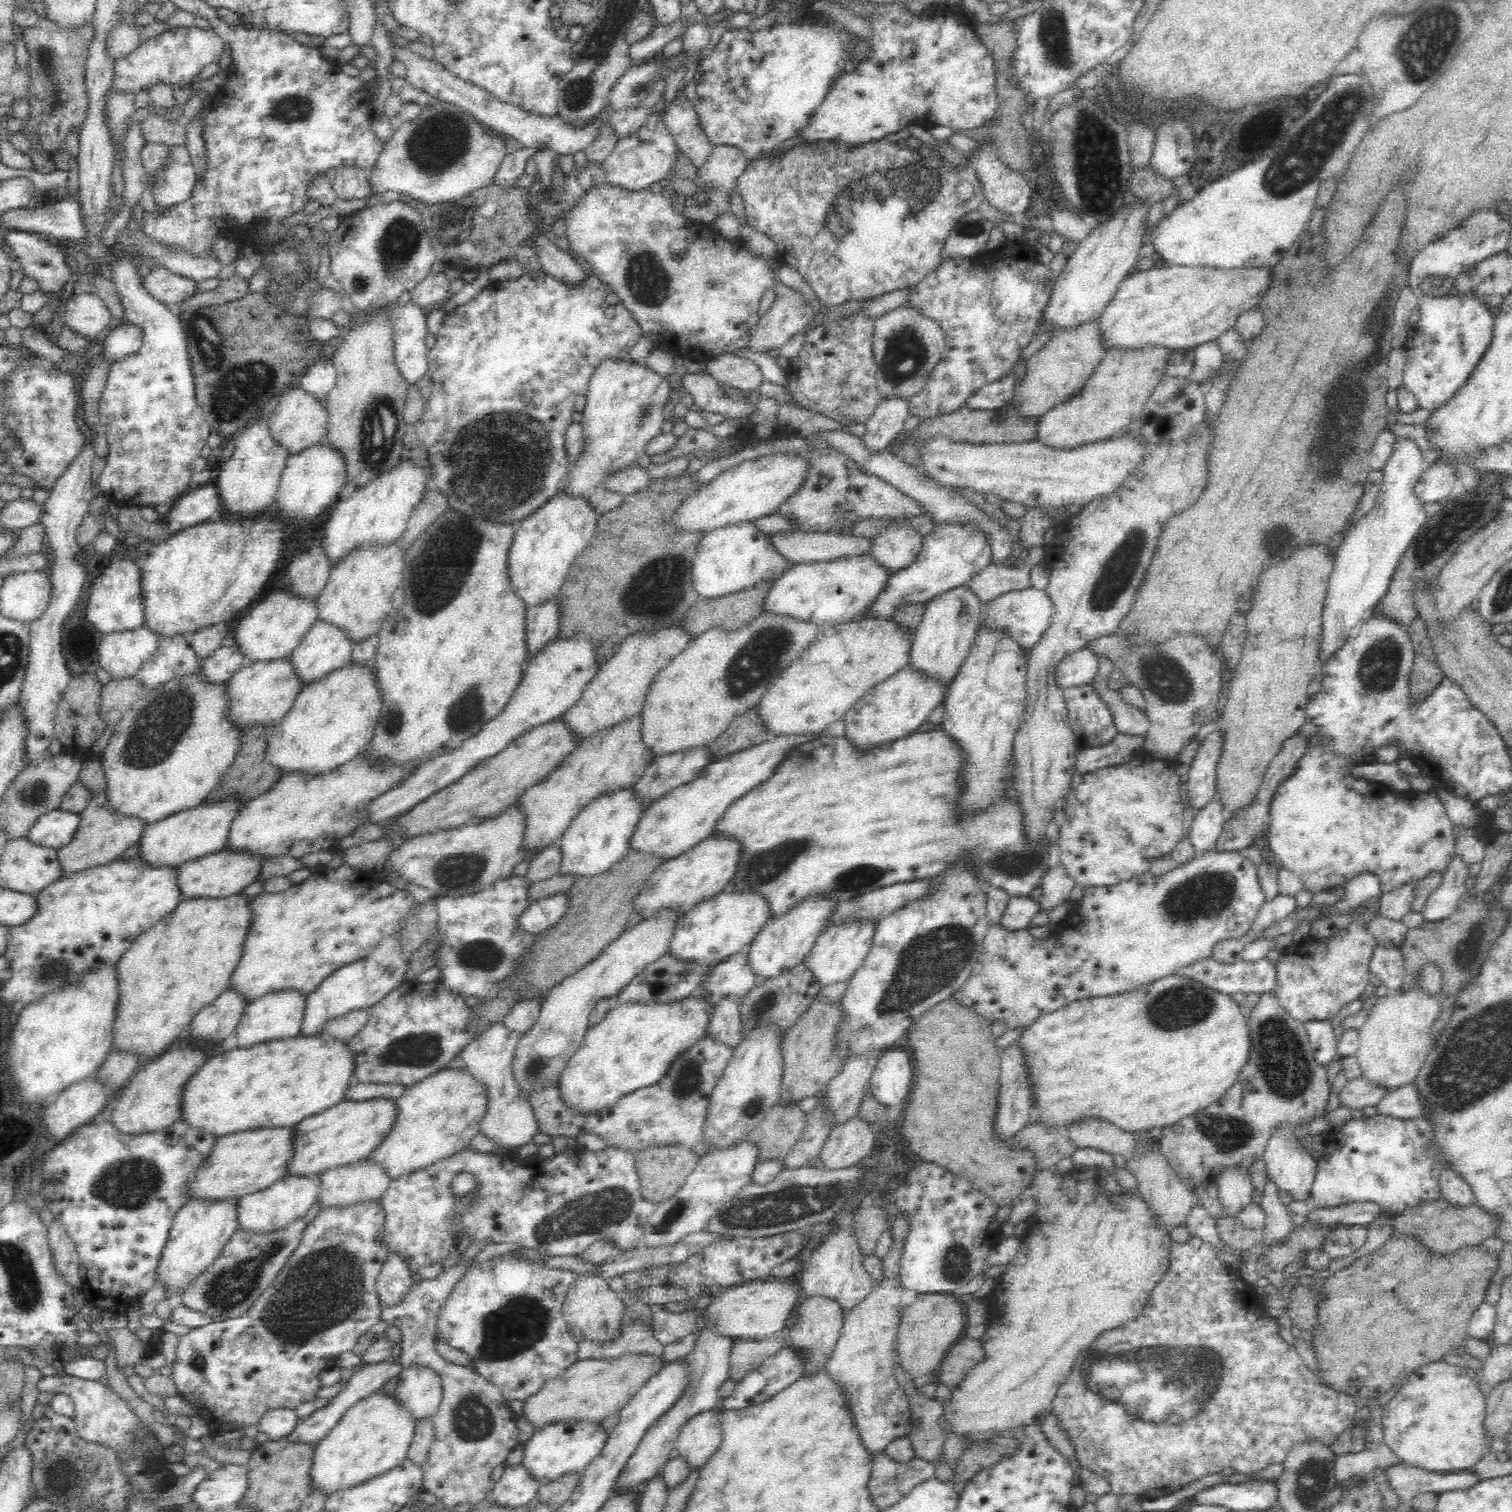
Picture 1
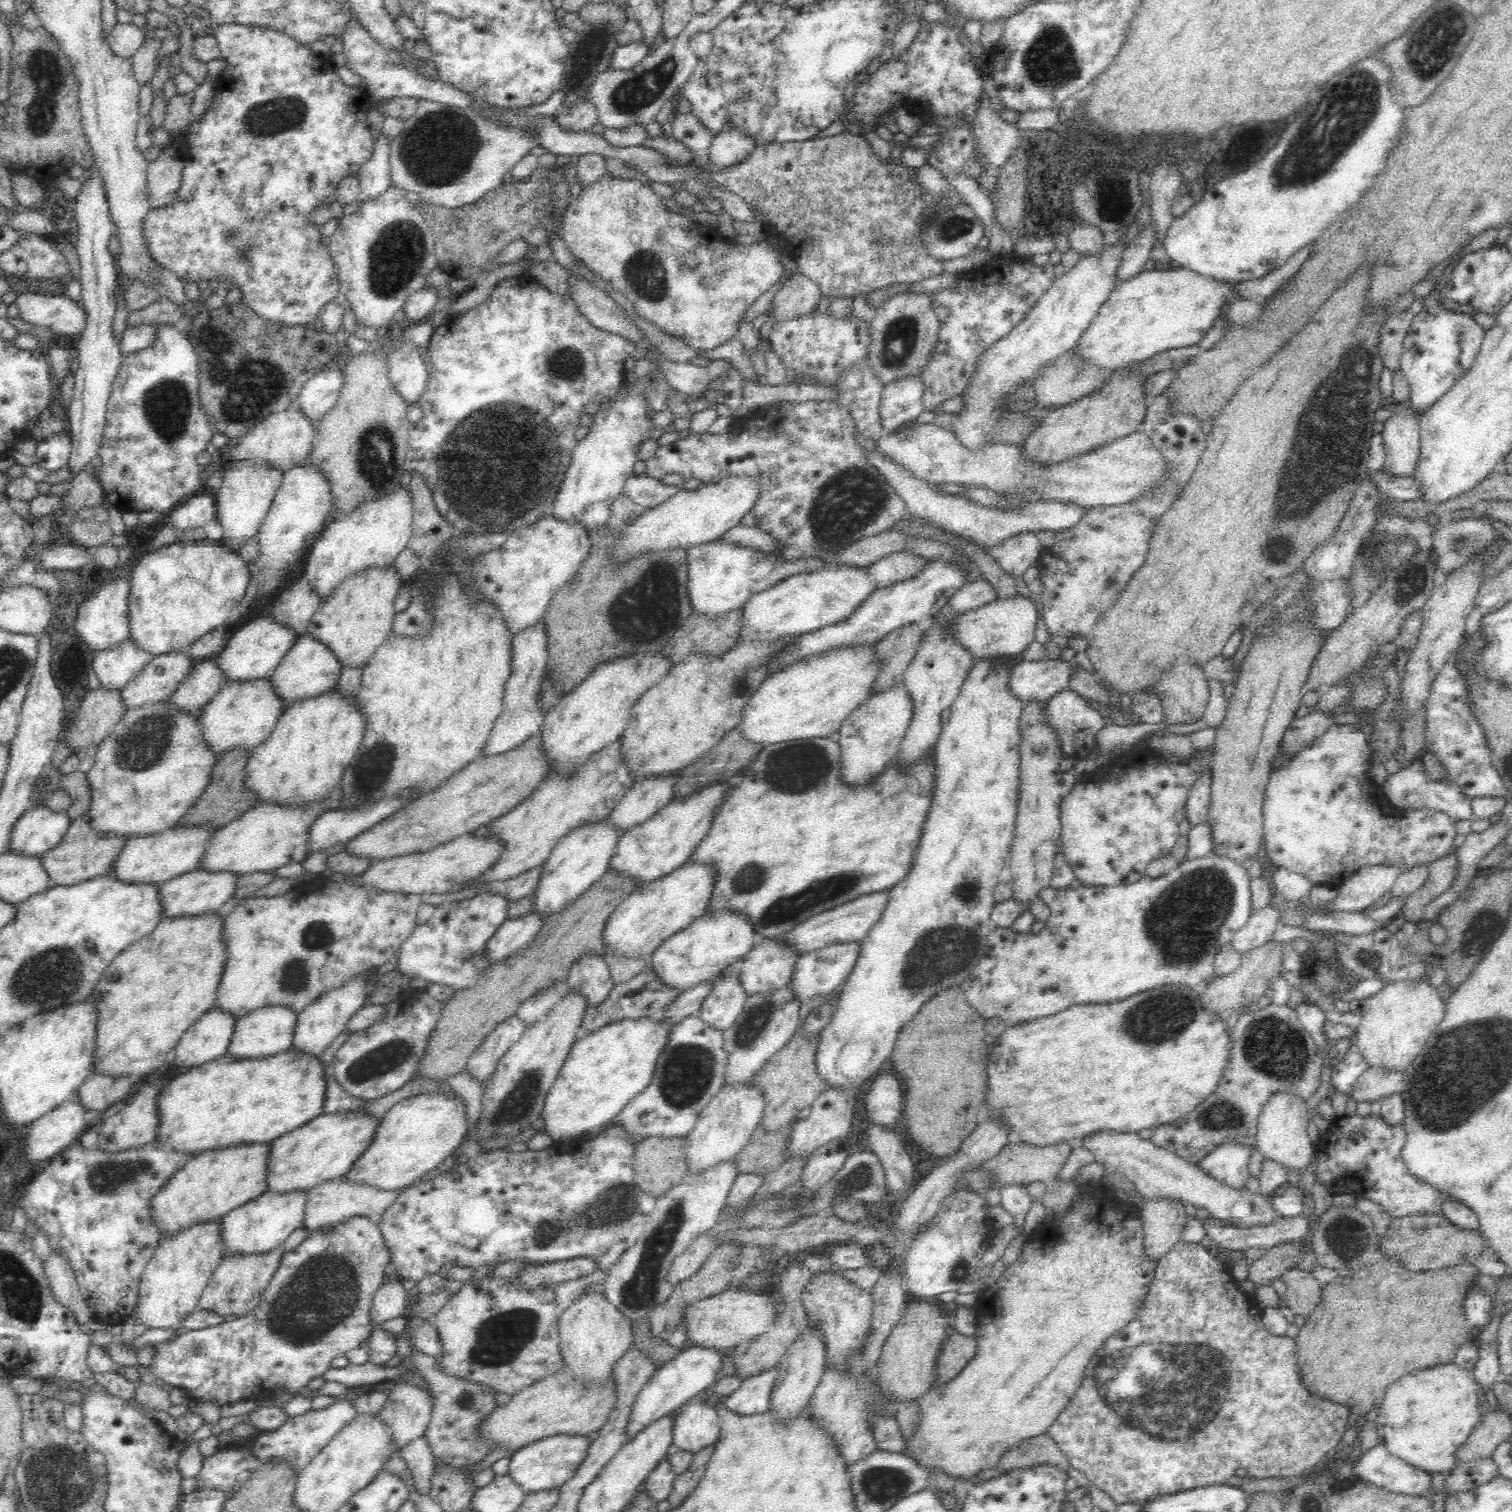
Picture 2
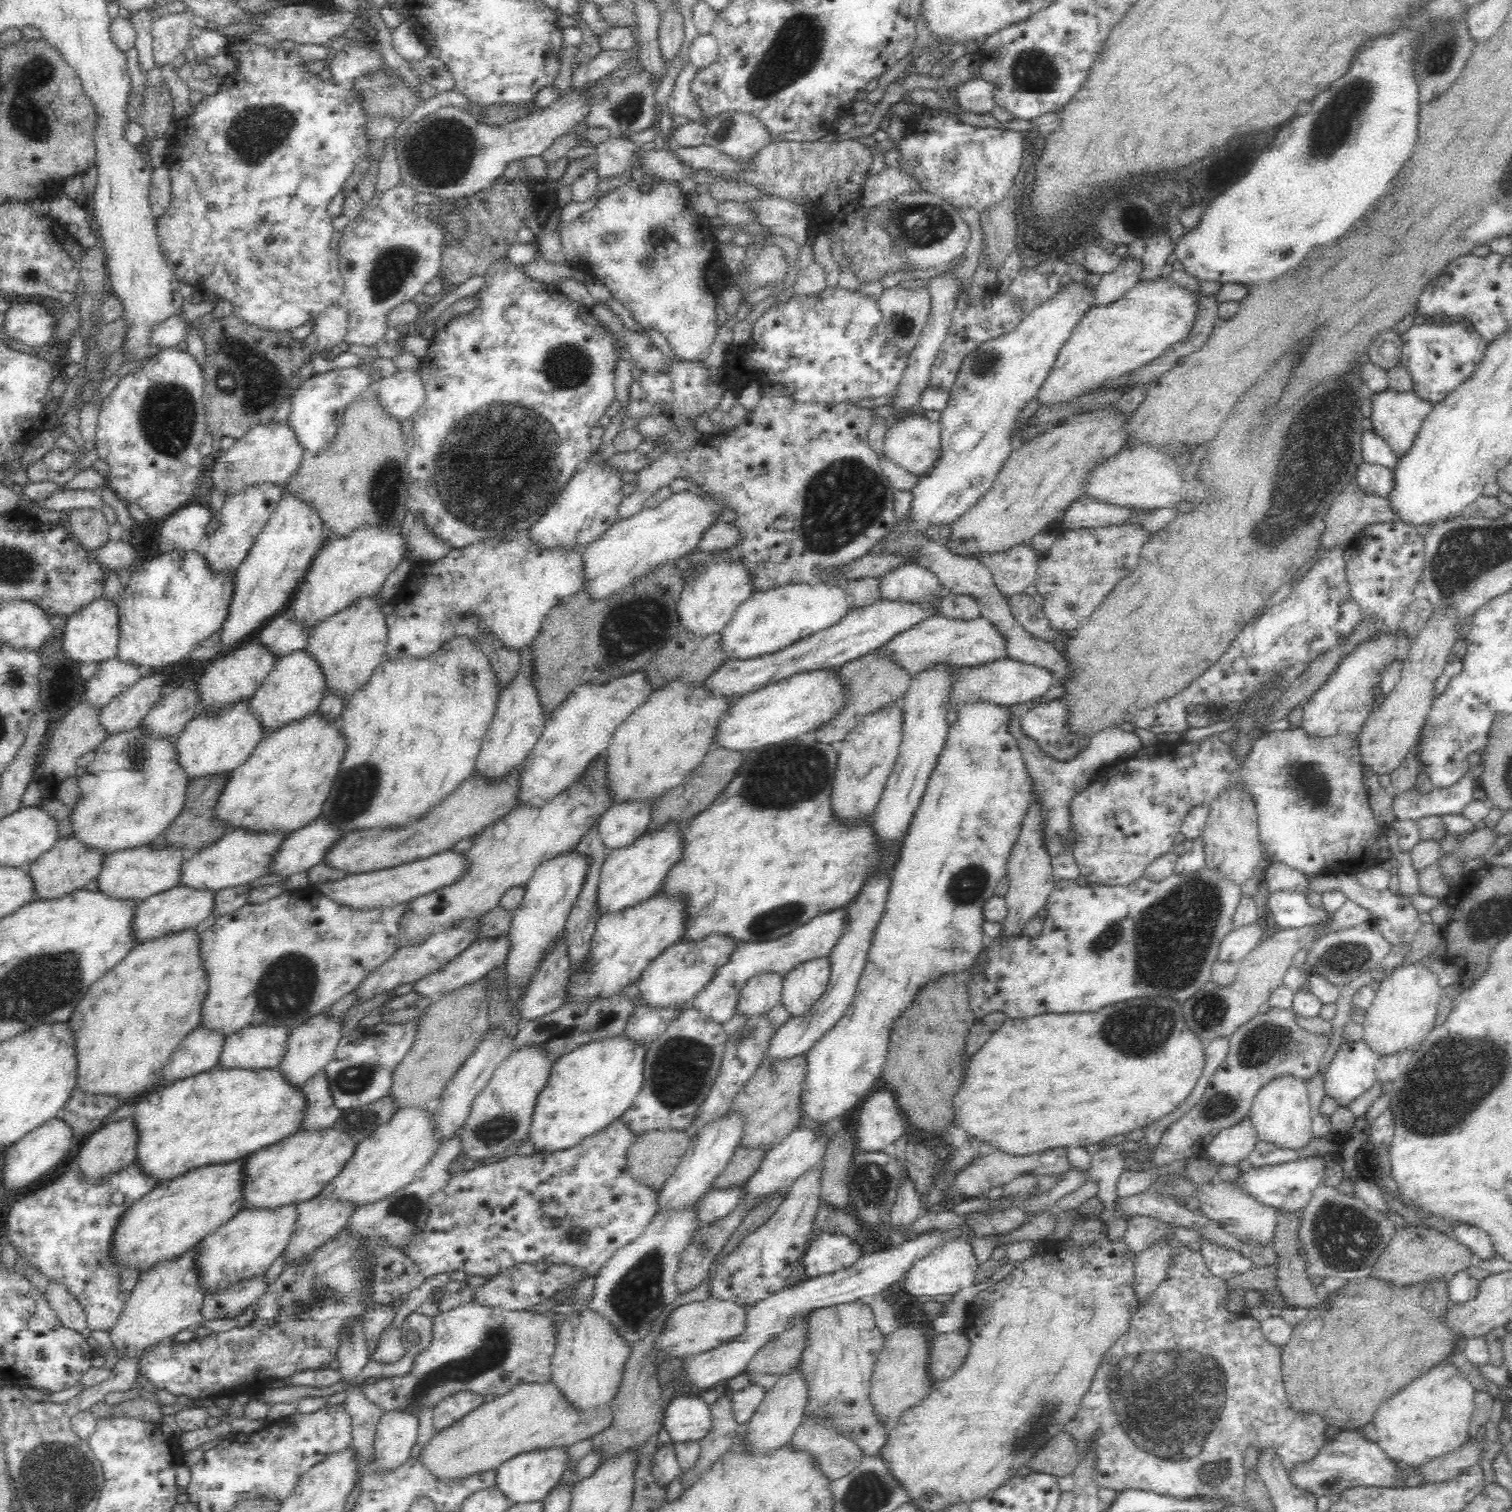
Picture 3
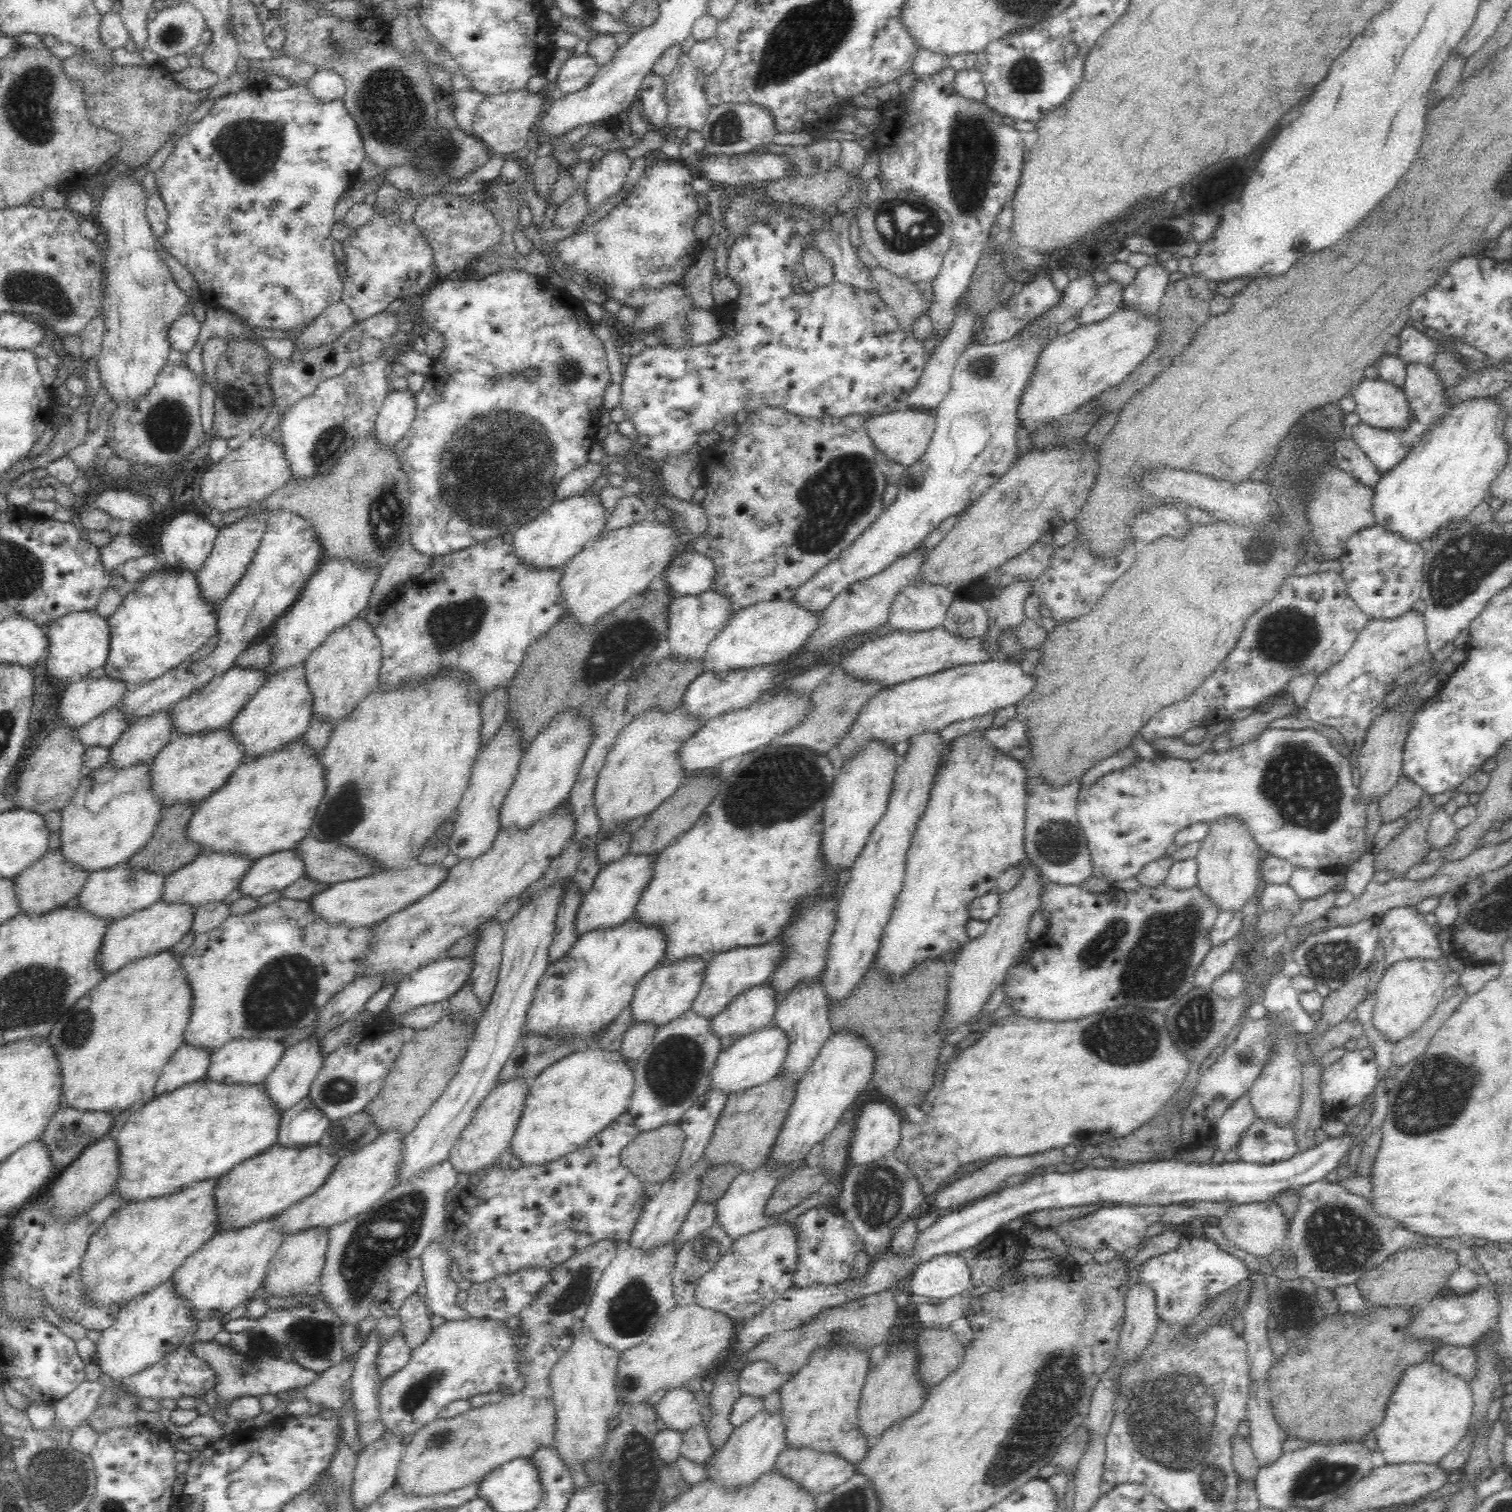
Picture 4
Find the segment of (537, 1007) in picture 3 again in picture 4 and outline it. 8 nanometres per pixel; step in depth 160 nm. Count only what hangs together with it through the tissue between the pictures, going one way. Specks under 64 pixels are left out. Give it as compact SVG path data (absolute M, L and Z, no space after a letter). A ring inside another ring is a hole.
M573 880L573 886L568 889L564 902L558 908L558 918L556 918L556 932L549 948L548 962L554 964L562 957L568 956L574 944L578 942L581 934L576 931L576 914L580 908L579 894Z

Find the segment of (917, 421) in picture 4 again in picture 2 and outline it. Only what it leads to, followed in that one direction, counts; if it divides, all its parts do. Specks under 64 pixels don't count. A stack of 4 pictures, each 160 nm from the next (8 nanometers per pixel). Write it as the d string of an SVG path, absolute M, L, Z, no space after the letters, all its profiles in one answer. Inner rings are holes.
M932 423L919 424L891 434L882 434L876 440L876 448L880 452L902 464L916 477L932 484L957 484L958 486L987 488L998 494L1011 494L1016 498L1029 501L1056 501L1062 504L1075 504L1083 508L1112 507L1115 504L1124 504L1138 495L1143 495L1164 474L1166 463L1160 451L1152 441L1140 431L1134 431L1122 438L1097 446L1076 456L1070 456L1056 464L1037 462L1026 453L1023 444L988 443L977 449L966 447L952 432L948 432Z

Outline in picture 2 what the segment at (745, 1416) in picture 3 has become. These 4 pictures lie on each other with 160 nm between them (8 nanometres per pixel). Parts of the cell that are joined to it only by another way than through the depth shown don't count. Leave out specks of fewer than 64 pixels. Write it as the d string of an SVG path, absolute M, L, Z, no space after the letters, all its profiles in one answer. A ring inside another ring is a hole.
M777 1366L741 1379L738 1390L721 1399L720 1402L732 1412L742 1413L742 1415L766 1412L770 1409L770 1396L778 1372Z

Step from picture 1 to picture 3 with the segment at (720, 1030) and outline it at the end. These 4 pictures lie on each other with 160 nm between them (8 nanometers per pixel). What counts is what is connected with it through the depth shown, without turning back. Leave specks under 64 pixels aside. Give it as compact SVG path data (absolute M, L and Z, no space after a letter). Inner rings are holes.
M846 907L835 908L814 916L808 922L793 928L788 934L779 938L740 944L739 950L730 957L730 962L718 968L716 976L694 997L694 1008L716 1024L728 1022L738 1010L741 988L750 976L762 971L774 971L785 975L802 961L830 955L845 936L848 930L848 920L850 920L850 911Z

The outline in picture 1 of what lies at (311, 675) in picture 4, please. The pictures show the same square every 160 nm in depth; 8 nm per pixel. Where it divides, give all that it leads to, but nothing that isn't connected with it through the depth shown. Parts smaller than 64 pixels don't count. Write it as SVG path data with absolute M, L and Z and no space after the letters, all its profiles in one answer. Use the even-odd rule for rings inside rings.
M374 541L348 549L333 564L326 586L317 596L319 619L348 629L354 644L377 634L381 622L393 610L392 595L403 580L404 554L398 541Z

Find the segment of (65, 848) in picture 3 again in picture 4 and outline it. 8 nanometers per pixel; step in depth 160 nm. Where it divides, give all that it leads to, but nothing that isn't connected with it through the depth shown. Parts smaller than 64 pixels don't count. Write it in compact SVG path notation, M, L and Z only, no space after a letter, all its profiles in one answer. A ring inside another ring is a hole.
M48 850L44 856L14 878L22 912L45 913L68 902L70 898L79 895L88 883L90 874L89 870L81 868L78 863L66 859L62 850Z

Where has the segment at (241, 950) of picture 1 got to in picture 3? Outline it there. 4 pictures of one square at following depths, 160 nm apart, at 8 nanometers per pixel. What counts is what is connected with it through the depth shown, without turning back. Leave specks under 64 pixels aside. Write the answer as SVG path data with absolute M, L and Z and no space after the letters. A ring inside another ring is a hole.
M192 927L159 937L142 940L118 964L99 976L84 992L68 1020L76 1033L77 1086L81 1090L134 1100L158 1082L161 1069L168 1064L178 1043L202 1023L202 1006L208 996L208 969L202 959L200 934L196 927Z

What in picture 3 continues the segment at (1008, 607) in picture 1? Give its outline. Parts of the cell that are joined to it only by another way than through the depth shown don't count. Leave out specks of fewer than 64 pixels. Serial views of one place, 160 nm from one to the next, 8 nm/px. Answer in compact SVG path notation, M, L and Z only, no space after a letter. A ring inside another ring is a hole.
M984 613L973 619L956 619L956 617L938 614L914 624L906 632L897 634L878 651L880 655L886 655L888 659L892 657L900 661L913 677L920 669L932 663L952 663L952 665L974 667L1007 658L1008 637Z

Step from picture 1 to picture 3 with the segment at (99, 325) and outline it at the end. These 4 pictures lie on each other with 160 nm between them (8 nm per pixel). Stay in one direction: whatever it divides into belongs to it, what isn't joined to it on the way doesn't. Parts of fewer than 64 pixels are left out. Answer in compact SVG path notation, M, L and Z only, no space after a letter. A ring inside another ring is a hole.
M14 299L10 300L5 312L3 329L11 340L34 348L48 348L55 338L56 322L56 314L48 312L44 304L30 299Z

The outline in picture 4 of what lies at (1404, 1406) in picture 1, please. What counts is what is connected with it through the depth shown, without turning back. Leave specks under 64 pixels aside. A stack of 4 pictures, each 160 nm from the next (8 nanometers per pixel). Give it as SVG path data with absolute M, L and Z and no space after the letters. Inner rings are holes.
M1432 1360L1410 1368L1390 1398L1386 1416L1373 1429L1386 1464L1440 1463L1471 1426L1474 1397L1468 1380Z

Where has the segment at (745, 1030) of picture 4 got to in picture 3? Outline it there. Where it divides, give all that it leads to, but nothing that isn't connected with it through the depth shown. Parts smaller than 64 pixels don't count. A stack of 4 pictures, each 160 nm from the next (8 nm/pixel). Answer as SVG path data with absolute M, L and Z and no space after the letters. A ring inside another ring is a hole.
M762 971L750 976L741 988L736 1014L761 1013L770 1011L781 1004L785 975L774 971Z

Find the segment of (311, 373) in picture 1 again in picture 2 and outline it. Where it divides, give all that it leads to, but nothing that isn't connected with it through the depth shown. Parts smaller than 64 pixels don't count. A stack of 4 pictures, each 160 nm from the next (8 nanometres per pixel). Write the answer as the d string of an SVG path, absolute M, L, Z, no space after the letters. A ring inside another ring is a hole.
M338 367L316 372L299 389L295 403L308 413L312 422L318 424L321 416L336 404L342 381L342 371Z

